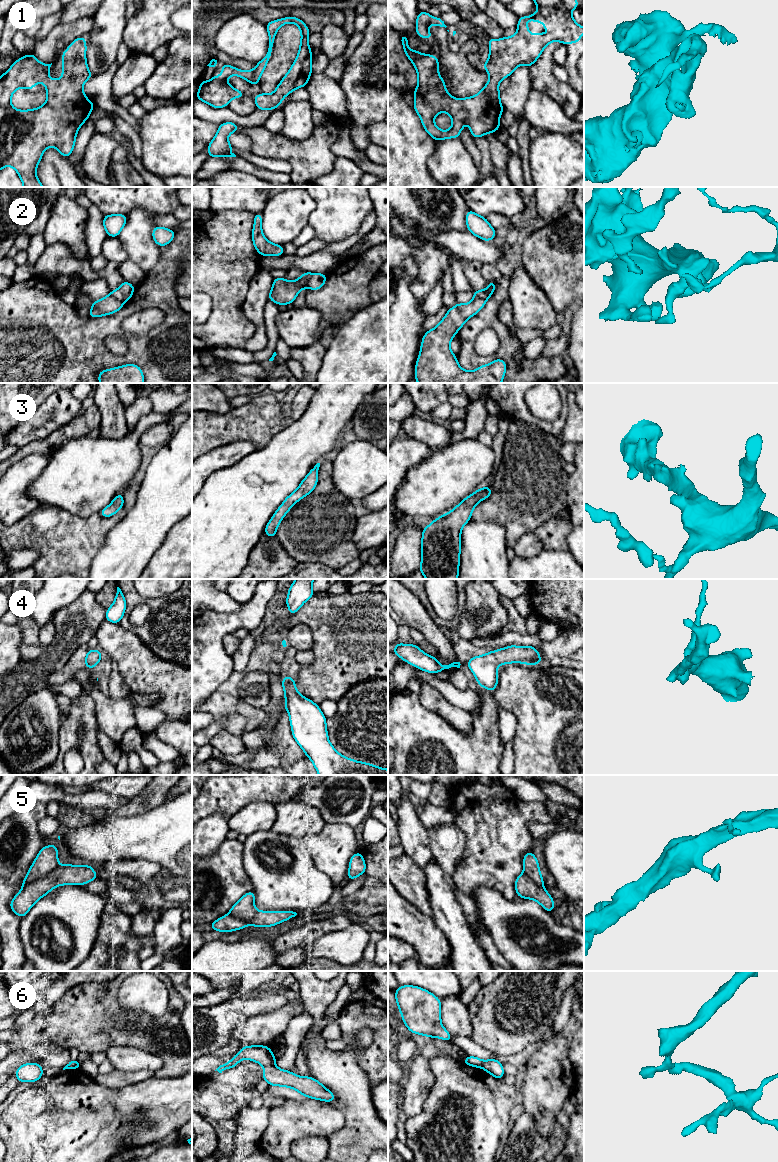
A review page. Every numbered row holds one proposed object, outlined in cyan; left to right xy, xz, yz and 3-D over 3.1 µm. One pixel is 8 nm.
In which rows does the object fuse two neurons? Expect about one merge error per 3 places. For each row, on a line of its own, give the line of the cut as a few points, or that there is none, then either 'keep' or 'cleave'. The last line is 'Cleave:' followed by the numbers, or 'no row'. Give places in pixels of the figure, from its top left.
1: no cut | keep
2: xz (311, 273), (306, 287) | cleave
3: no cut | keep
4: no cut | keep
5: no cut | keep
6: xz (273, 1064), (264, 1067) | cleave
Cleave: 2, 6

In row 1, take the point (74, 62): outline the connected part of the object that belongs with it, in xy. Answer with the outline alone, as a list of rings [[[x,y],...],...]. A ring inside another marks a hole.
[[[81,36],[70,45],[62,54],[61,80],[49,79],[52,63],[39,62],[33,53],[15,60],[10,69],[0,76],[0,170],[6,166],[13,167],[23,187],[44,187],[36,175],[44,150],[55,147],[68,158],[74,150],[79,128],[89,119],[95,106],[83,93],[84,83],[93,76],[86,61],[86,38]],[[39,82],[46,86],[46,102],[39,108],[15,109],[11,104],[12,94],[20,87],[32,90]]]

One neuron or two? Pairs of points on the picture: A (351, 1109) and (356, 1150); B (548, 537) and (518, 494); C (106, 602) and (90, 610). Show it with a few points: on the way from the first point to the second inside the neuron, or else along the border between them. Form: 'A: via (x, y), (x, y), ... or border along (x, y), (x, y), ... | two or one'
A: via (355, 1119), (356, 1140) | one
B: border along (555, 515), (534, 531) | two
C: border along (96, 593), (96, 600), (106, 609) | two

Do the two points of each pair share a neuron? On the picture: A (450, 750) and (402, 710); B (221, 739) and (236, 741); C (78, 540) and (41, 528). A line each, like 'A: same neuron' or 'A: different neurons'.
A: same neuron
B: same neuron
C: same neuron

